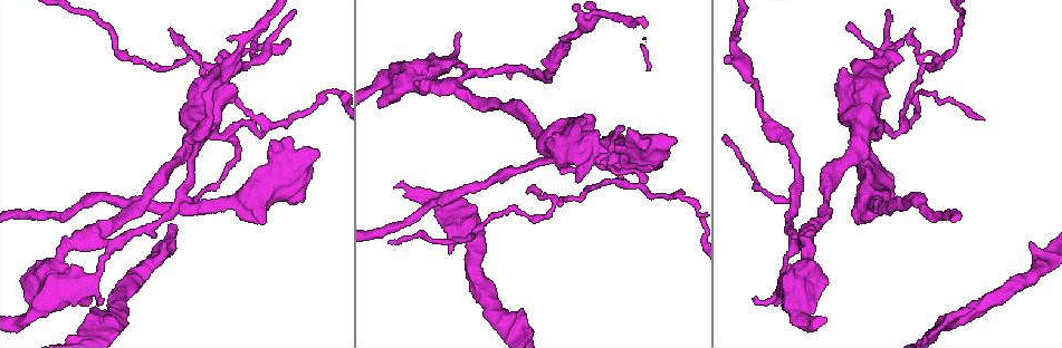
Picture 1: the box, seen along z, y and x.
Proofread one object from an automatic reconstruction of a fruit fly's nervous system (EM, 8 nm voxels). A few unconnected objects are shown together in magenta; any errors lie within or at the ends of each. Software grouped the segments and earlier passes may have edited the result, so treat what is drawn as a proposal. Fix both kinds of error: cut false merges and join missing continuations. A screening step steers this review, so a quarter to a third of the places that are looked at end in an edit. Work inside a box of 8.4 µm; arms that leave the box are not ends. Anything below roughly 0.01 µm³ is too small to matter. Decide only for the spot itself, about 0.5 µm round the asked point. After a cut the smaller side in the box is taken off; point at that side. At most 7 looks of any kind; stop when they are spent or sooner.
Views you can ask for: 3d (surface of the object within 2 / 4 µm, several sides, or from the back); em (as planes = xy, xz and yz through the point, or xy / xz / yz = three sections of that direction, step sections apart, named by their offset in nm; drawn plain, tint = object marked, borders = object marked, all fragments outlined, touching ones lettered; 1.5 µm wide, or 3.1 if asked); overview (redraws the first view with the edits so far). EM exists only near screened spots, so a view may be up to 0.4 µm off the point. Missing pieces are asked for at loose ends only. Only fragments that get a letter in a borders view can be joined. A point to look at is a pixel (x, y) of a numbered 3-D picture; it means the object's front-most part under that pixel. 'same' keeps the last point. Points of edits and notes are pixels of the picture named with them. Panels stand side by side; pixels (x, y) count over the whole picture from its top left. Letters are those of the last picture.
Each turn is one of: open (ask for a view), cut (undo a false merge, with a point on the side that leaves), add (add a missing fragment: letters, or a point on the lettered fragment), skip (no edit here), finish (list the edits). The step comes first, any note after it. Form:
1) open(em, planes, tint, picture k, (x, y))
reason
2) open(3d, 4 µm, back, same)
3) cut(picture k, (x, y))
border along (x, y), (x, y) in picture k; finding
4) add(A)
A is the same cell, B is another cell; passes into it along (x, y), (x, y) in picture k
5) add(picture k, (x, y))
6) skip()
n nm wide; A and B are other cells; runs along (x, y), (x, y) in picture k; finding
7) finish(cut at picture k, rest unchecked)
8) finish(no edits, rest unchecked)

open(em, xy, step 8, tint, picture 1, (90, 313))
free end

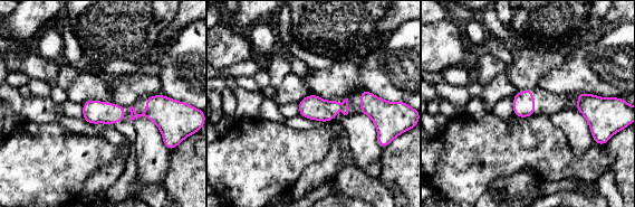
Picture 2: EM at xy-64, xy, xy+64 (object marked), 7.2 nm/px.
open(em, planes, borders, same)
another direction

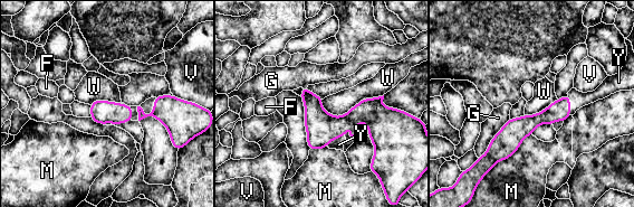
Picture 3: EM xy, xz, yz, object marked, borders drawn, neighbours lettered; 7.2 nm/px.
add(Y)
Y is the same cell, F, G, M, V and W are other cells; the neuron continues

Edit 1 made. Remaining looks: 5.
open(em, xz, step 8, tint, picture 1, (621, 180))
three-way junction

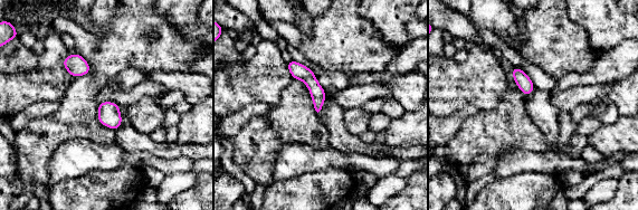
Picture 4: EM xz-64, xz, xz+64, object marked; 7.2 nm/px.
open(em, planes, borders, same)

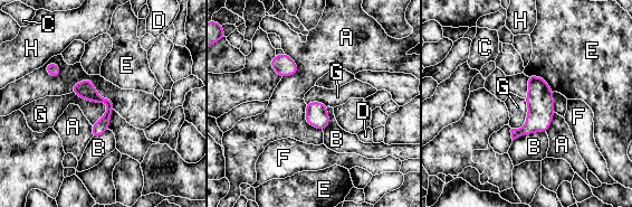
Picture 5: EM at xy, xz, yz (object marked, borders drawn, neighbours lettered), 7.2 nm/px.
skip()
120 nm wide; A, B, C, D, E, F, G and H are other cells; runs along (87, 82), (109, 105), (94, 133) in picture 5; all the same neuron

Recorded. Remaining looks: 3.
open(em, planes, plain, picture 1, (286, 39))
branch stops here

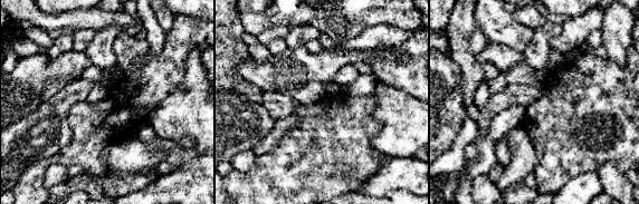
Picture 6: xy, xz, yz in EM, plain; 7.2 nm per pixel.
open(em, planes, tint, same)
with the object marked

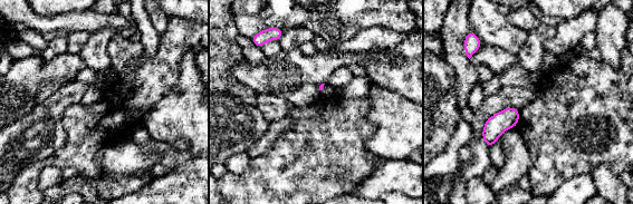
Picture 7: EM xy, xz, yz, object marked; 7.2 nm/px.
open(em, planes, borders, same)

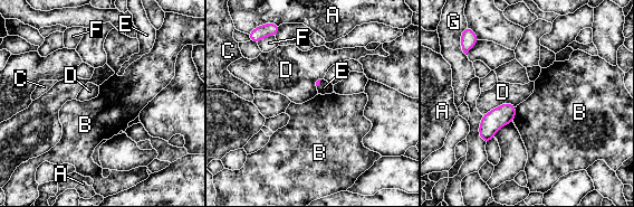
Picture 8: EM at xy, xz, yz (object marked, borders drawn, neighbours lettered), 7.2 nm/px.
skip()
A, B, C, D, E, F and G are other cells; border along (516, 105), (501, 103), (482, 115) in picture 8; none of them fits

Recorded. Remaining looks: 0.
finish(add at picture 3, rest unchecked)

